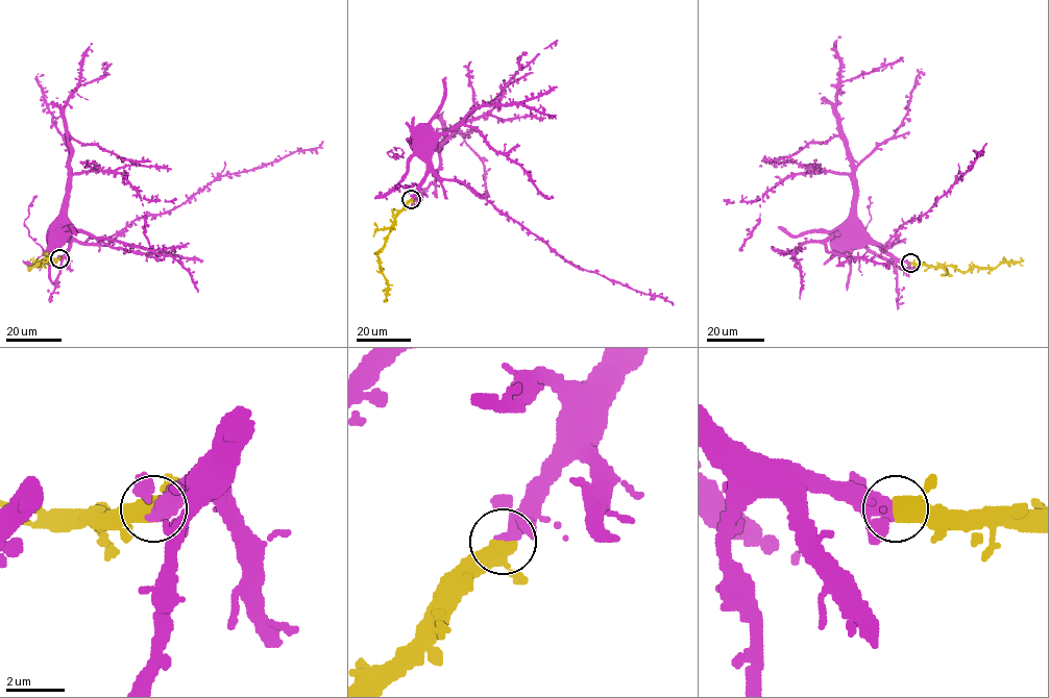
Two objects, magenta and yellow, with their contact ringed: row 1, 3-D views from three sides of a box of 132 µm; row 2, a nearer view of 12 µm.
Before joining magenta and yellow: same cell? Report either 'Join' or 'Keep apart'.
Join

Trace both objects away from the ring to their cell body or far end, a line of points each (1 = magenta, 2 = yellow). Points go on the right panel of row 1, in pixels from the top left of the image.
1: (910, 264), (882, 250), (849, 220)
2: (910, 264), (951, 266), (967, 271), (973, 267), (995, 268), (1001, 264), (1017, 263), (1020, 257)

